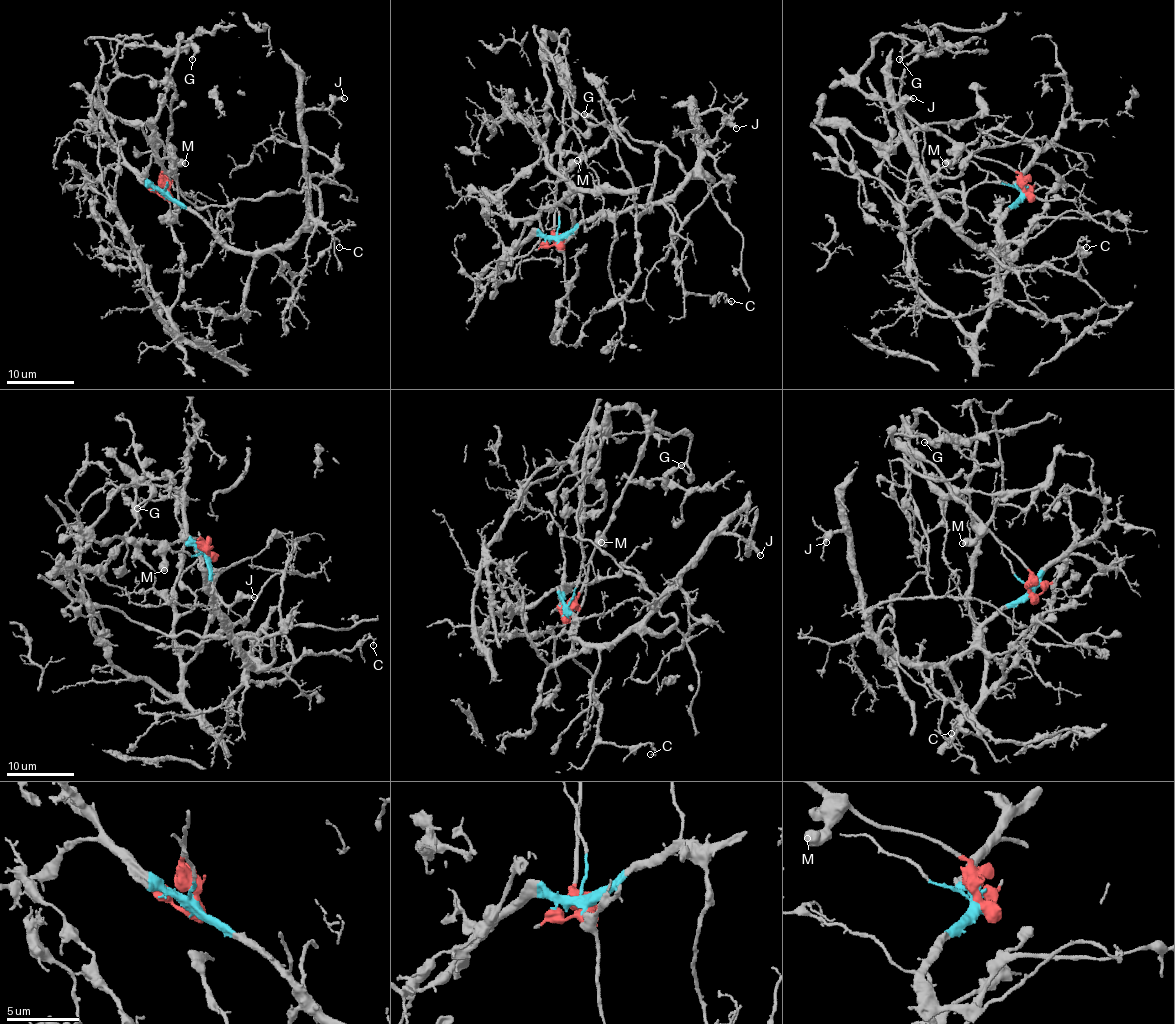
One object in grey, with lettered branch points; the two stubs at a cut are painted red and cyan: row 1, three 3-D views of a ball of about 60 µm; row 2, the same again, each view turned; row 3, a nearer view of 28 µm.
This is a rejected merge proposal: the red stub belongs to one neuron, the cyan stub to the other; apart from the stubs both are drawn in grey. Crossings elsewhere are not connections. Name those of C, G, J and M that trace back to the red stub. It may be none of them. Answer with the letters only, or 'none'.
G, M

